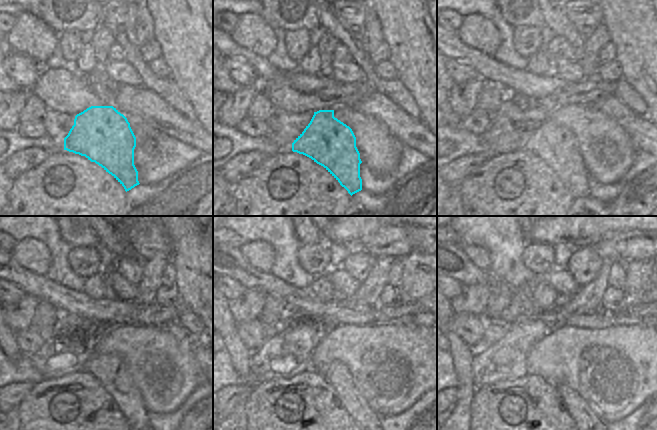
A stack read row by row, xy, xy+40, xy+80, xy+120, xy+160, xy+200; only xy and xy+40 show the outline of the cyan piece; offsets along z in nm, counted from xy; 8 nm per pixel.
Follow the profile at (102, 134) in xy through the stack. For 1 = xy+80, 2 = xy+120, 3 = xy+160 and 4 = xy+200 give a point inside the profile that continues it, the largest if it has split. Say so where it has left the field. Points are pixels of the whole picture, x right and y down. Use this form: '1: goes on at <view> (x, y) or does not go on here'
1: goes on at xy+80 (557, 146)
2: goes on at xy+120 (110, 370)
3: goes on at xy+160 (338, 375)
4: goes on at xy+200 (586, 419)

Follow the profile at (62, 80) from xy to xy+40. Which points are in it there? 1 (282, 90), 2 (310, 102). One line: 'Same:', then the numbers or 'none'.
Same: 1, 2

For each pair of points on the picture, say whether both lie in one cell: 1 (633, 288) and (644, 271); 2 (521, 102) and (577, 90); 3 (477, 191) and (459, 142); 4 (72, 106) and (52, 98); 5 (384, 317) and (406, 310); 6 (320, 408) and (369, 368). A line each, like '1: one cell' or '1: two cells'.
1: one cell
2: one cell
3: two cells
4: one cell
5: one cell
6: two cells

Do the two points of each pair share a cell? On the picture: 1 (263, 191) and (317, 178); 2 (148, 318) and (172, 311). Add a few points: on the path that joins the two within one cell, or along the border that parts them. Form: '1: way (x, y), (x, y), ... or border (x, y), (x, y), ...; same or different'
1: way (276, 202), (293, 202), (304, 191); same
2: way (154, 315), (166, 314); same

